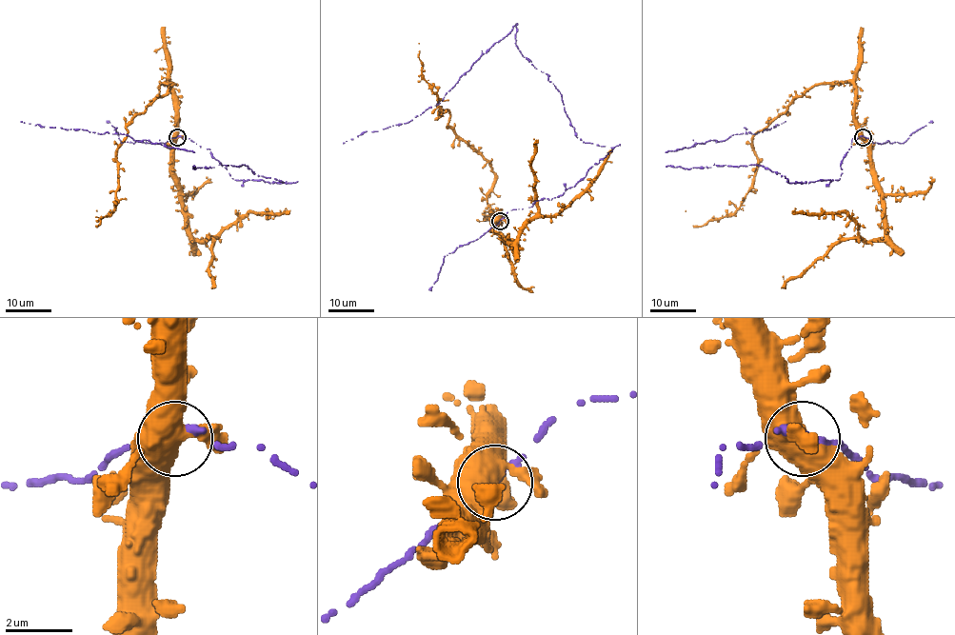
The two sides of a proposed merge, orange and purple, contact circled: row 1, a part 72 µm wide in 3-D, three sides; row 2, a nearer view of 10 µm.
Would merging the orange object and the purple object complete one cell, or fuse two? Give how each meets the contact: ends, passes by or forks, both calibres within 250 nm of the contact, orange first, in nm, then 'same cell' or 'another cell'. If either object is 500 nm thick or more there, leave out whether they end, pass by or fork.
orange passes by; purple ends; calibres 480 and 300 nm; another cell

